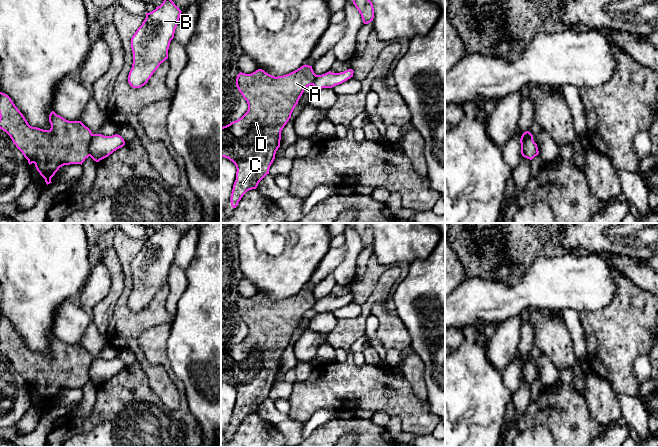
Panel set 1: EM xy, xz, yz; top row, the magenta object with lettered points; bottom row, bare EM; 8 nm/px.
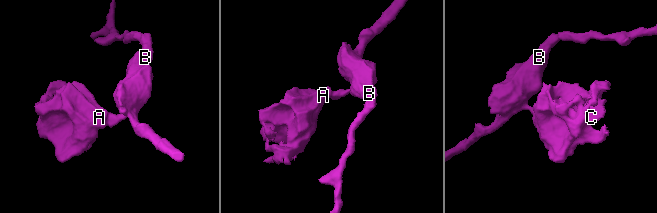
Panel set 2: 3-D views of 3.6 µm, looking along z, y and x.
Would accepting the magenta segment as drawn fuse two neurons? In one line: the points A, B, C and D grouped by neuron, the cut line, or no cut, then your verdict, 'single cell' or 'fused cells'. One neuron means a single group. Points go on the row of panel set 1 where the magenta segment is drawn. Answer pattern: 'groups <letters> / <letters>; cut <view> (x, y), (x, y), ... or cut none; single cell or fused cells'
groups A C D / B; cut xy (92, 134), (89, 144), (89, 155); fused cells

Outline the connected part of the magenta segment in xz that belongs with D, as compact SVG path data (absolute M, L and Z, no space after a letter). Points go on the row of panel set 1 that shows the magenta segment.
M306 64L289 74L278 77L262 69L251 74L242 72L238 74L236 86L247 101L248 110L238 120L221 127L221 157L228 158L237 169L230 198L233 208L236 208L247 191L256 189L259 182L269 174L276 151L280 147L281 131L291 118L304 90L313 85L315 78L316 74L312 66Z

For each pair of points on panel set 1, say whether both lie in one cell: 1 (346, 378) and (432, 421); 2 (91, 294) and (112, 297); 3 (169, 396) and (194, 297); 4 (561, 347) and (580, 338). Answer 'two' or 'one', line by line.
1: one
2: two
3: two
4: two

